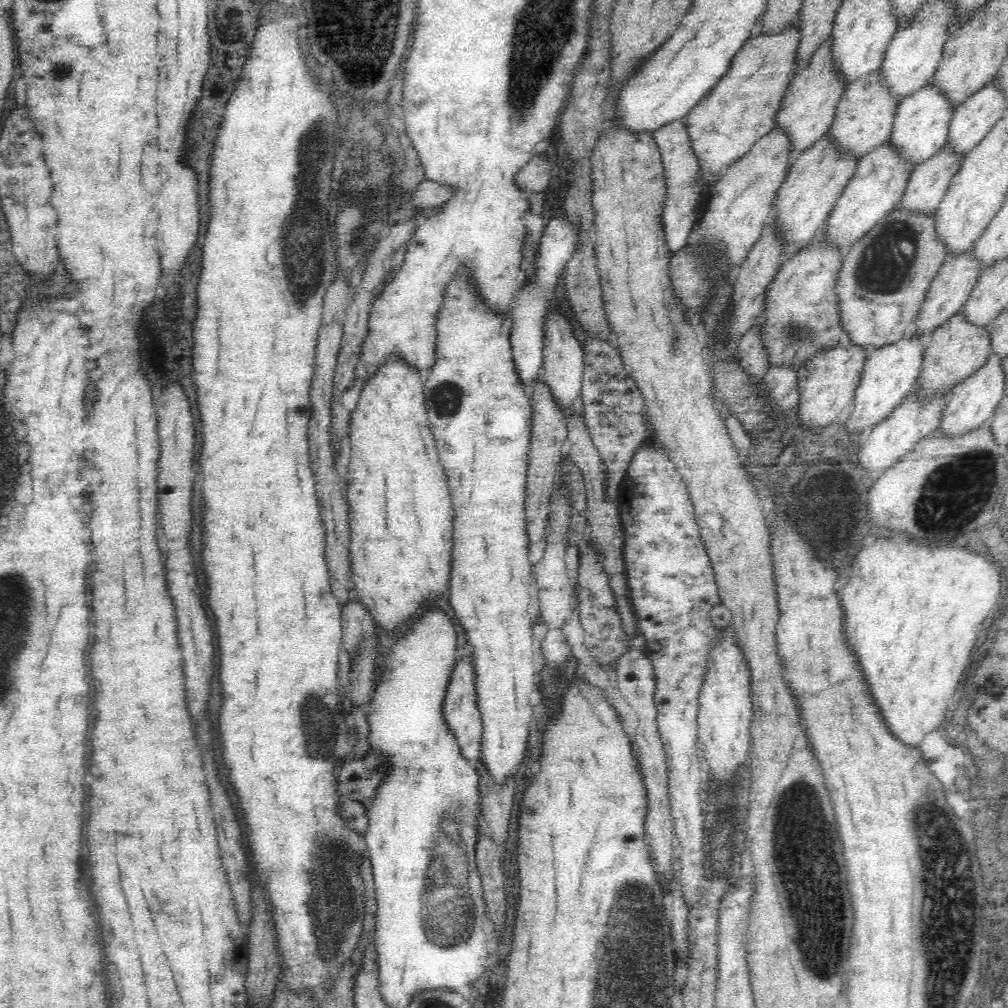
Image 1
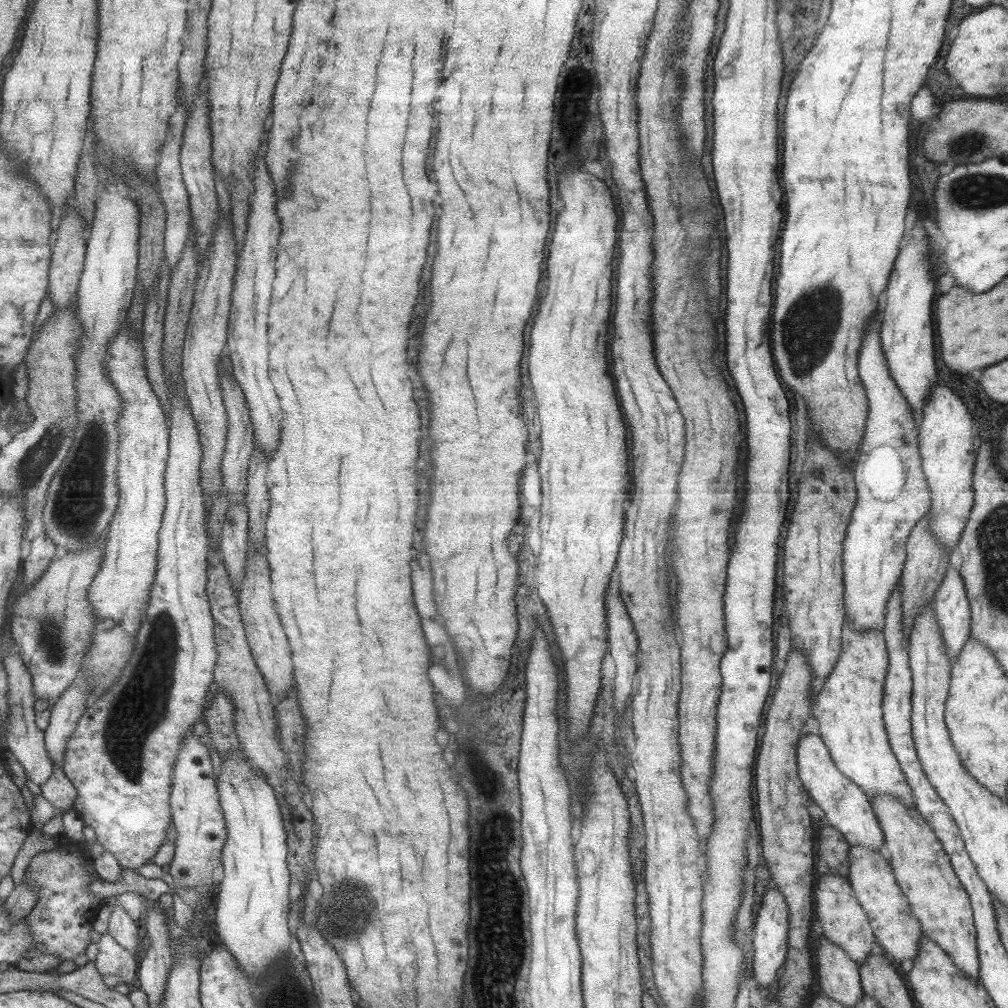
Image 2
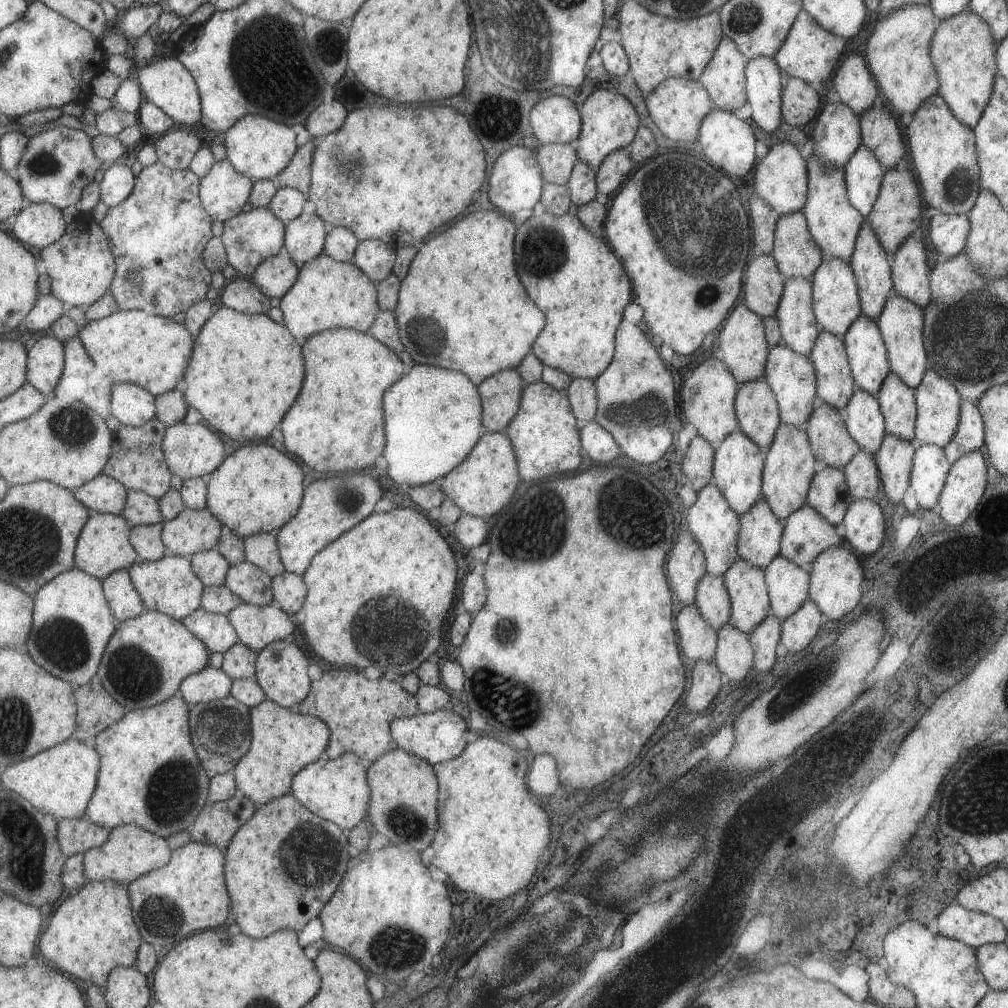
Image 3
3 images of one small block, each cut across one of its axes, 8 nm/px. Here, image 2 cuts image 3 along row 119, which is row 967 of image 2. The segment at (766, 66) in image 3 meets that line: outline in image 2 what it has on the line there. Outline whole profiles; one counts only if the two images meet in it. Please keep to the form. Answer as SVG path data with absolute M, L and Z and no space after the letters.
M769 886L764 892L761 899L761 905L755 918L752 937L752 970L753 978L758 986L763 989L768 984L772 984L773 980L778 978L782 970L782 965L787 956L787 904L783 900L783 896L777 888Z

